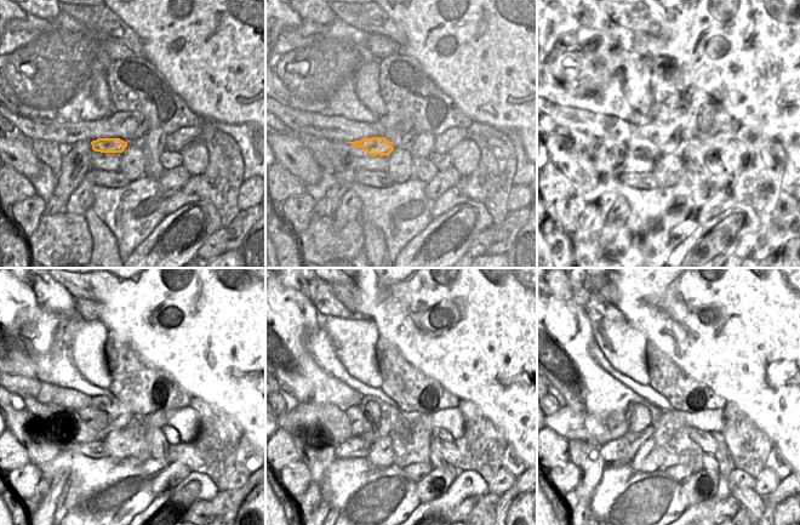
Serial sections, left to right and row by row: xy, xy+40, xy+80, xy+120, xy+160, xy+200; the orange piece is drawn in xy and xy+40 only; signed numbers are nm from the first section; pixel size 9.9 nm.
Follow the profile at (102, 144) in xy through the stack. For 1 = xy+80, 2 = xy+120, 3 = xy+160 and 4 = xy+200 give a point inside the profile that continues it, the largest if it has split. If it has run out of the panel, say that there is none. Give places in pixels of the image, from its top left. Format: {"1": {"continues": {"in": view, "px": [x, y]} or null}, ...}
{"1": {"continues": {"in": "xy+80", "px": [646, 147]}}, "2": {"continues": {"in": "xy+120", "px": [93, 417]}}, "3": {"continues": {"in": "xy+160", "px": [359, 424]}}, "4": {"continues": {"in": "xy+200", "px": [620, 432]}}}

